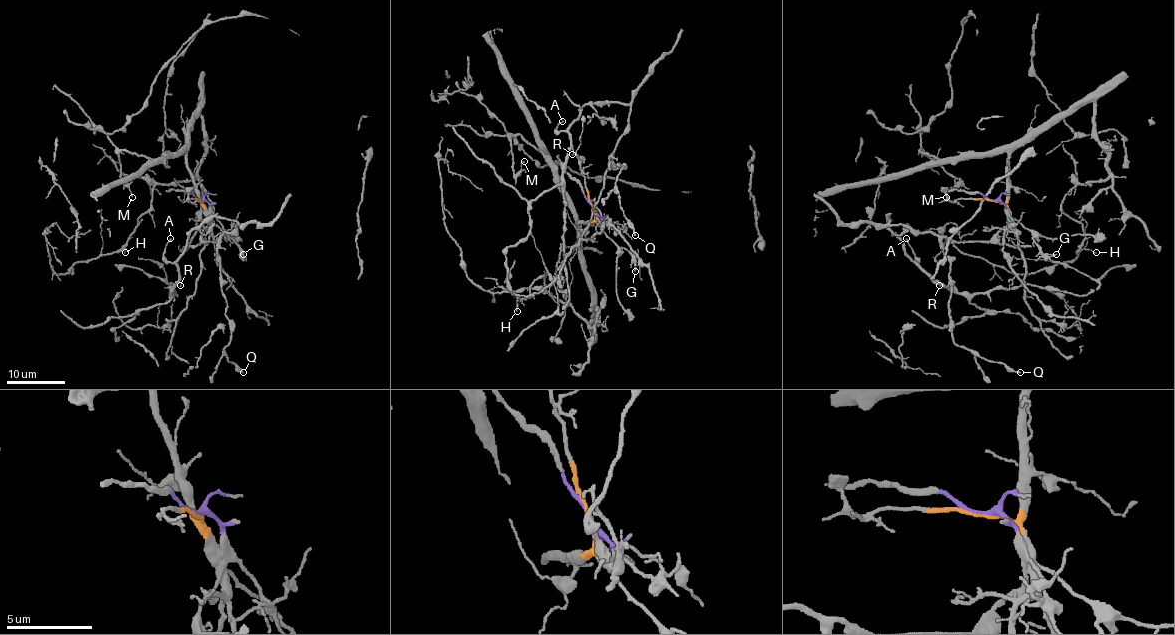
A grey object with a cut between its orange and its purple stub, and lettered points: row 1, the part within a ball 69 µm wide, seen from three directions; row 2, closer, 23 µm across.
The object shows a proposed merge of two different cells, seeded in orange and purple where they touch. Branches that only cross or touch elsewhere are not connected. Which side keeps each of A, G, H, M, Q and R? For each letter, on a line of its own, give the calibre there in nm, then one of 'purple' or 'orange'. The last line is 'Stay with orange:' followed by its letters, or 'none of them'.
A: 140 nm thick; purple
G: 140 nm thick; orange
H: 110 nm thick; orange
M: 110 nm thick; orange
Q: 200 nm thick; purple
R: 160 nm thick; purple
Stay with orange: G, H, M

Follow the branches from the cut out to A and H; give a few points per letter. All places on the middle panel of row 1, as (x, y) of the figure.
A: (592, 207), (600, 222), (595, 204), (630, 106), (589, 102), (558, 131), (562, 121)
H: (592, 207), (593, 221), (579, 223), (579, 253), (596, 322), (539, 276), (529, 297), (517, 295), (517, 311)

